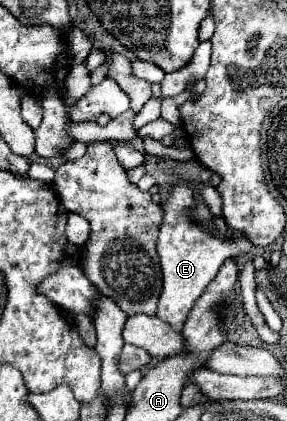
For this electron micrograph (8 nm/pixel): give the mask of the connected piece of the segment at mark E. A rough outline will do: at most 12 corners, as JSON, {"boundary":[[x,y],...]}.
{"boundary":[[193,191],[165,201],[157,255],[157,317],[181,333],[227,257],[251,255],[197,229]]}

